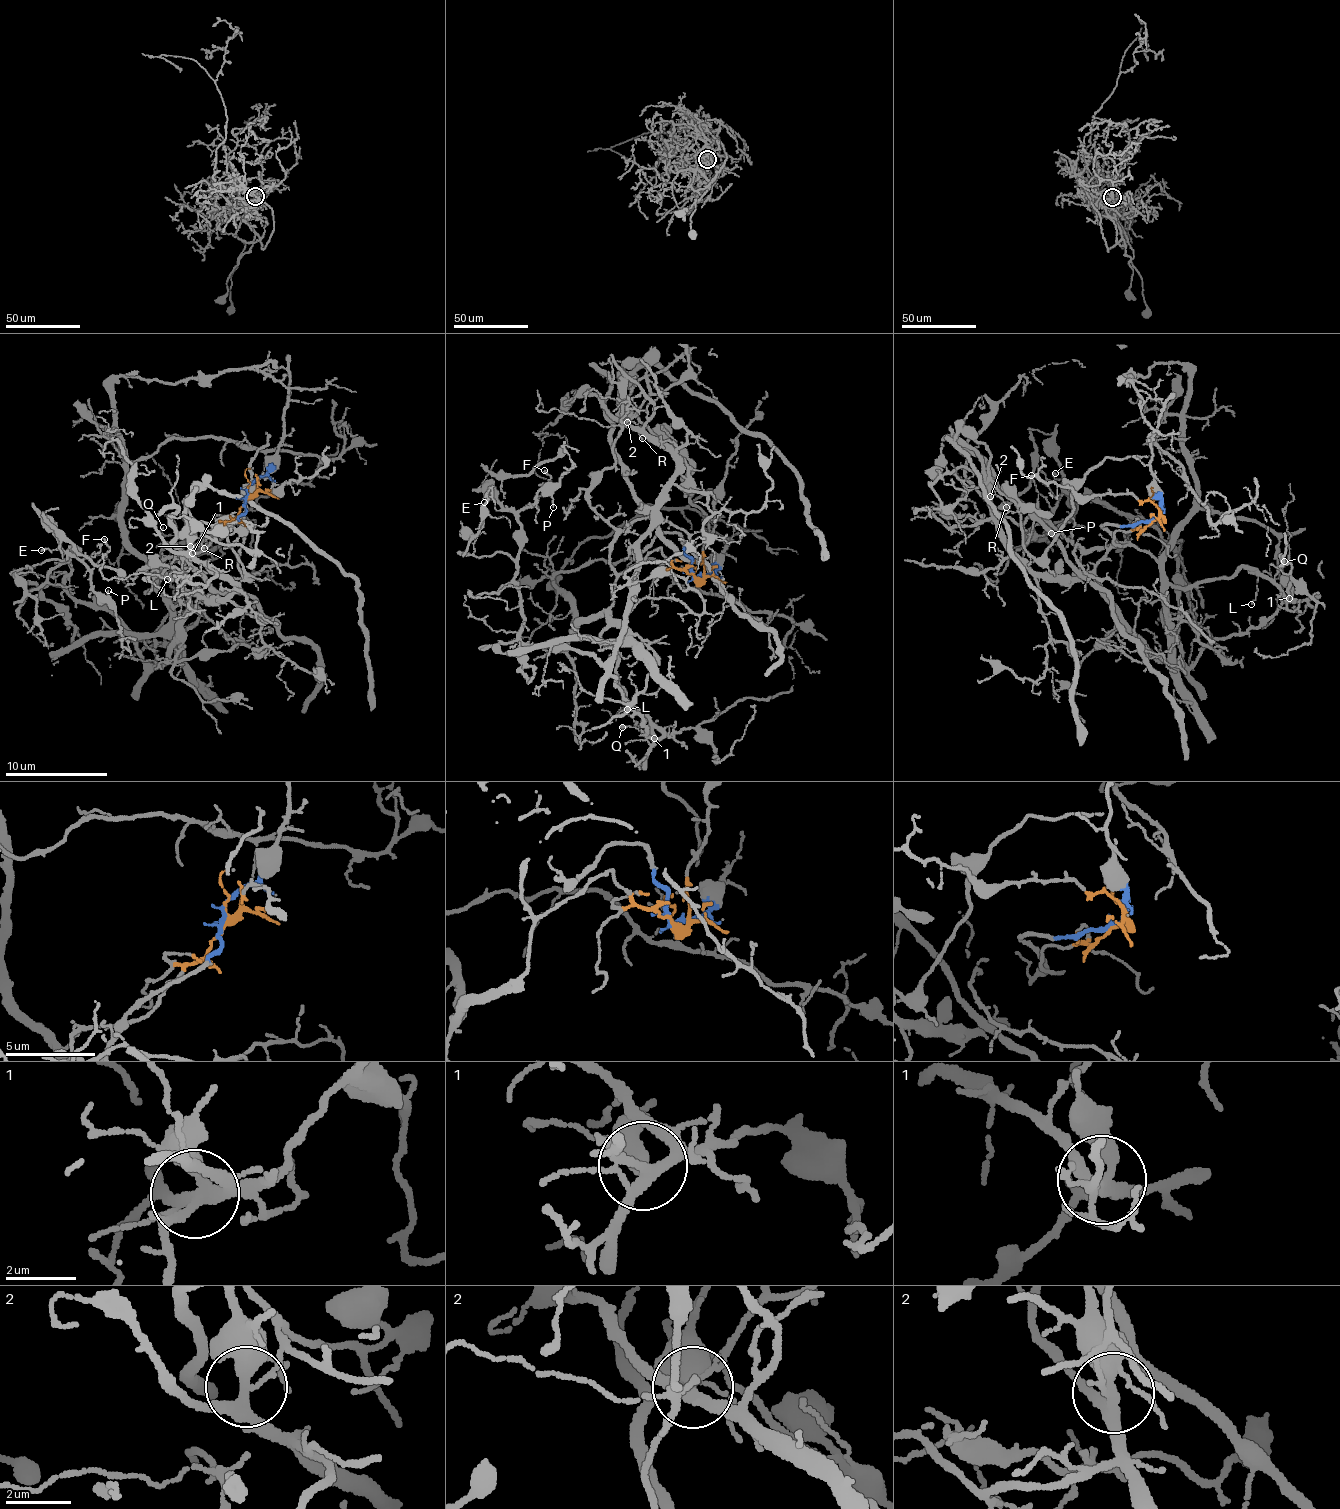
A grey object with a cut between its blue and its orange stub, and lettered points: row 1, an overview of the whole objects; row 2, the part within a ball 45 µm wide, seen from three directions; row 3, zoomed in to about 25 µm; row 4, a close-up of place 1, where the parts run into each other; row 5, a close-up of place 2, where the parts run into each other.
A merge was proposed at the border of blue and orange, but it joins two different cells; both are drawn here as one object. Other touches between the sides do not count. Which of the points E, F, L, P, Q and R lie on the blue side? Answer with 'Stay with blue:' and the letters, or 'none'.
Stay with blue: E, F, P, Q, R

